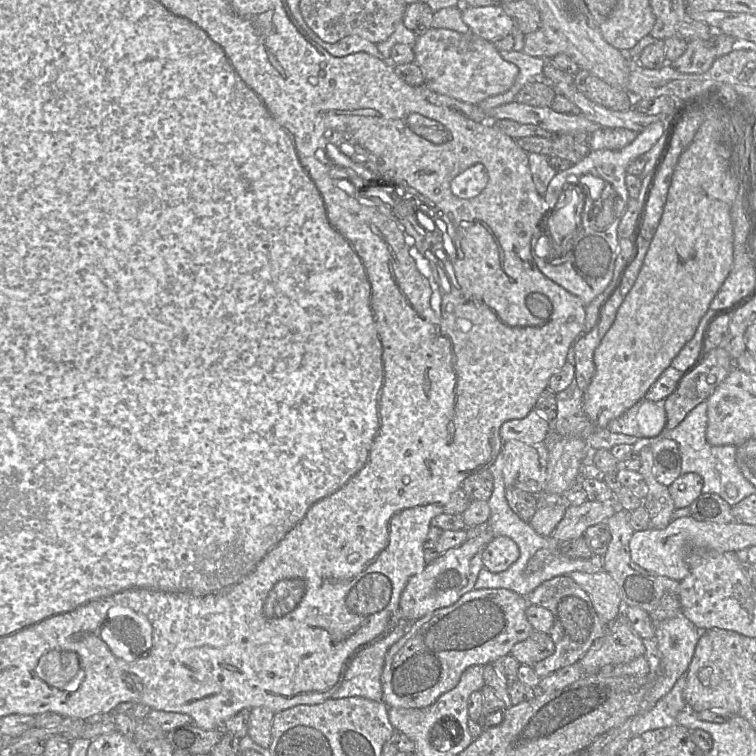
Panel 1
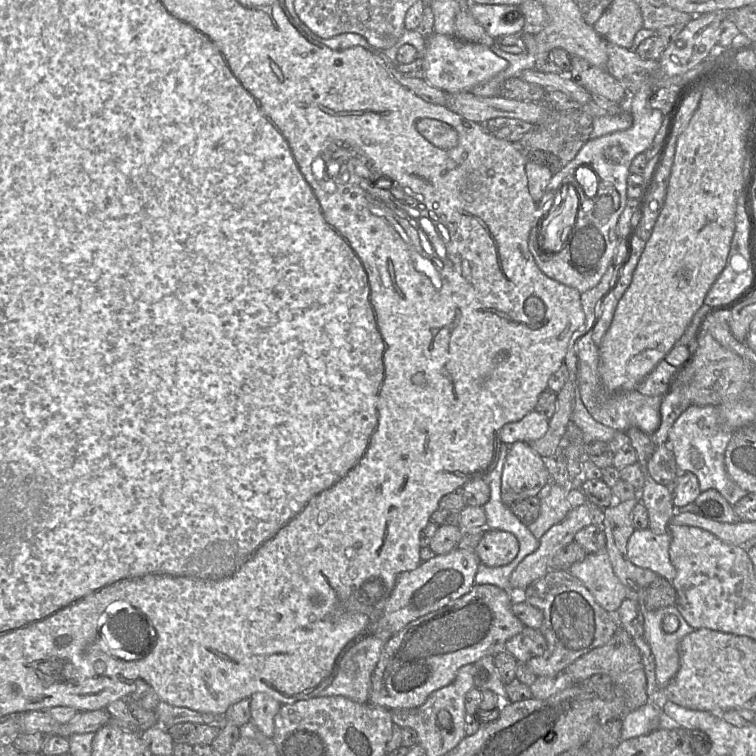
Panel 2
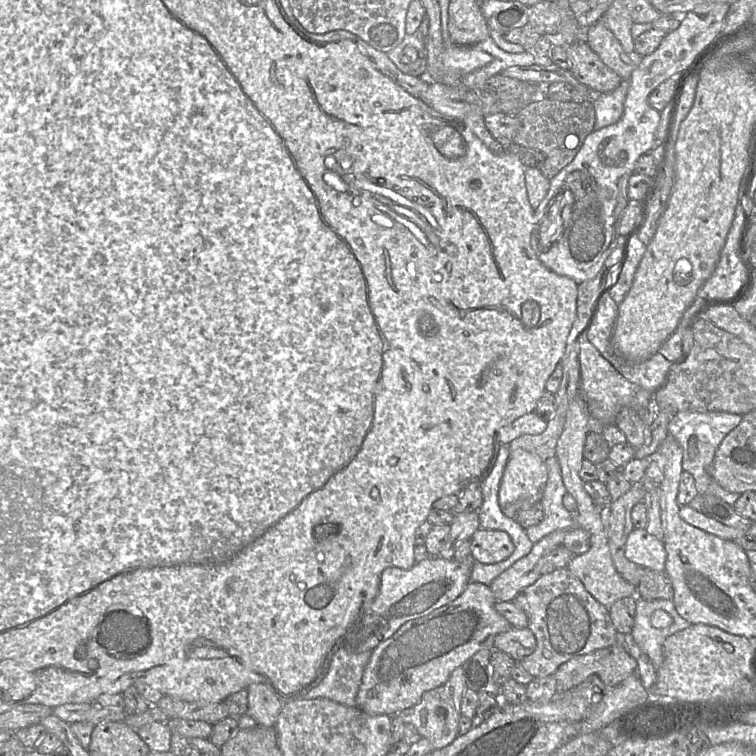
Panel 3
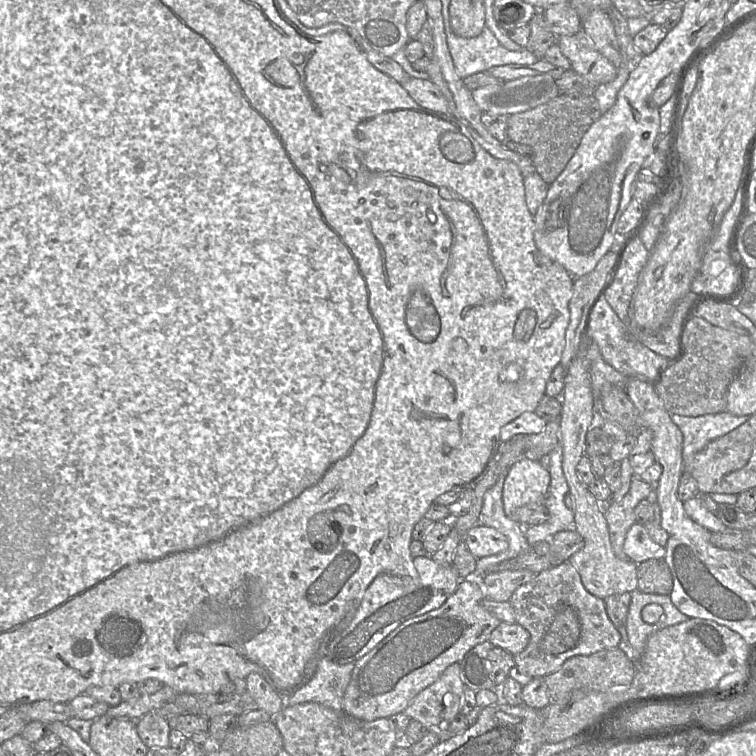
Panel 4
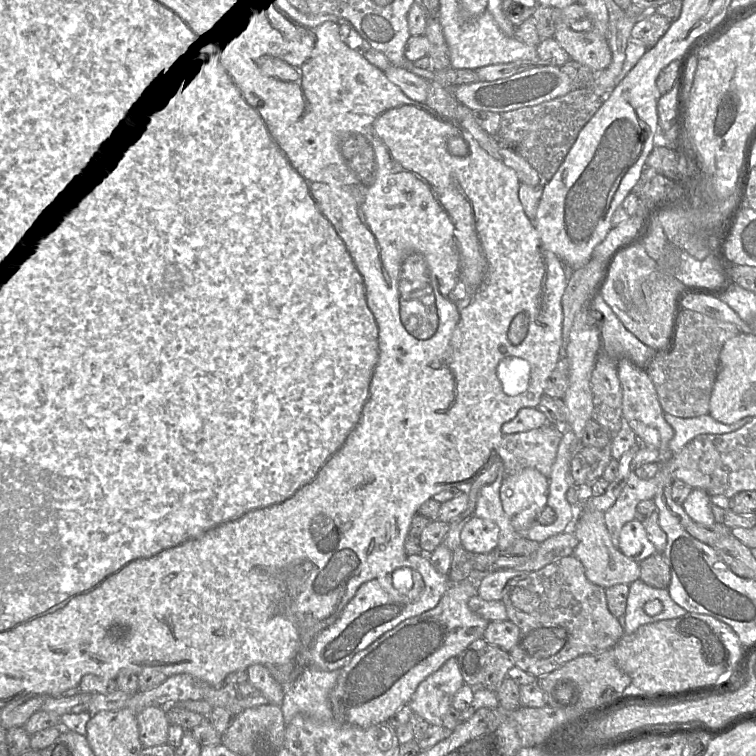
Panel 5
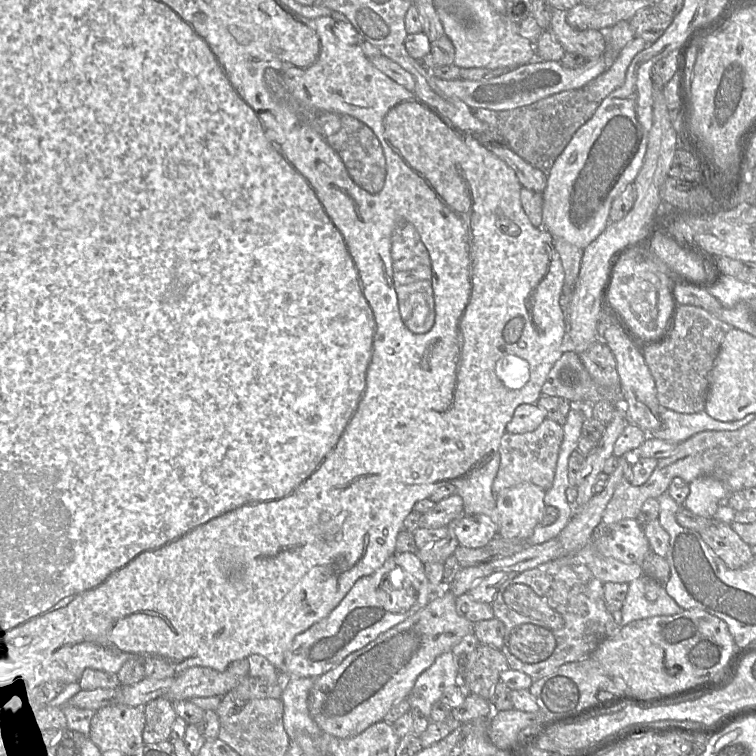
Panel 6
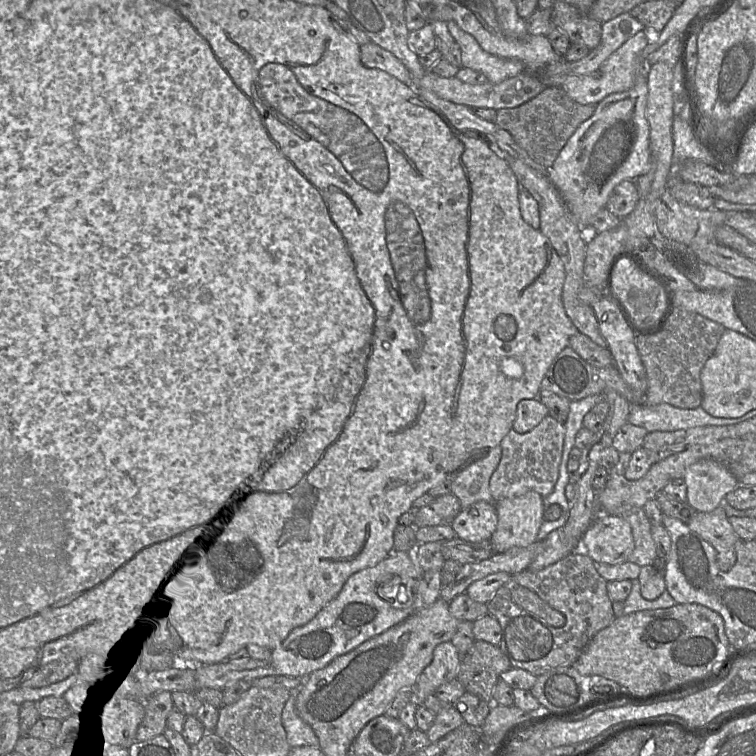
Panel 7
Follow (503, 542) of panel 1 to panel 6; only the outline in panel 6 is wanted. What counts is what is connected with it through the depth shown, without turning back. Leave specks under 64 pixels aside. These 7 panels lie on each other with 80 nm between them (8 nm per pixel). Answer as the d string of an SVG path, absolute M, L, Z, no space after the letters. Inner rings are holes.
M466 514L451 523L459 545L481 548L497 535L497 524L484 514Z

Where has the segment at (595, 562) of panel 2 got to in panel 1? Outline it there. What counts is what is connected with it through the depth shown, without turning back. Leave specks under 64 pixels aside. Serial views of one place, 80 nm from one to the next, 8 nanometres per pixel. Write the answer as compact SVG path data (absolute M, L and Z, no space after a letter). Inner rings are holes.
M605 570L595 573L574 571L570 577L588 593L599 618L610 625L623 610L620 589Z

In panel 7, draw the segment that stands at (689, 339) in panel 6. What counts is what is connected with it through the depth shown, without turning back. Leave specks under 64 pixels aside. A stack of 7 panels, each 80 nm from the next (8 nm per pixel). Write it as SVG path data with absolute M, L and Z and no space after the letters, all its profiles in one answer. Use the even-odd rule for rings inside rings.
M674 307L661 329L651 334L637 333L636 346L647 374L644 404L667 403L681 409L699 407L702 403L701 371L725 329L698 313Z

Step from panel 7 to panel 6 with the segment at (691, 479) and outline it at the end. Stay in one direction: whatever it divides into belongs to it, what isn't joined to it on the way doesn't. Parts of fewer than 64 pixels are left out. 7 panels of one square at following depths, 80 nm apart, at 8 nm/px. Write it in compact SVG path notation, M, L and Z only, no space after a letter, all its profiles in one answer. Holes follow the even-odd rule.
M710 476L694 479L689 483L689 489L683 506L706 519L714 519L719 501L730 494L721 481Z

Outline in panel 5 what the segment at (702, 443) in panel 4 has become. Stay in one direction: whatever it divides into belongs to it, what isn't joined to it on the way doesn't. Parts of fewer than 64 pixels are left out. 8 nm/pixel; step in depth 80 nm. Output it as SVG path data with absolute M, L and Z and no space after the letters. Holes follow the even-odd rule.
M664 413L664 418L674 430L674 436L669 443L674 454L701 434L730 433L740 429L752 419L752 417L745 417L734 424L724 424L715 420L709 414L693 418L680 418Z

